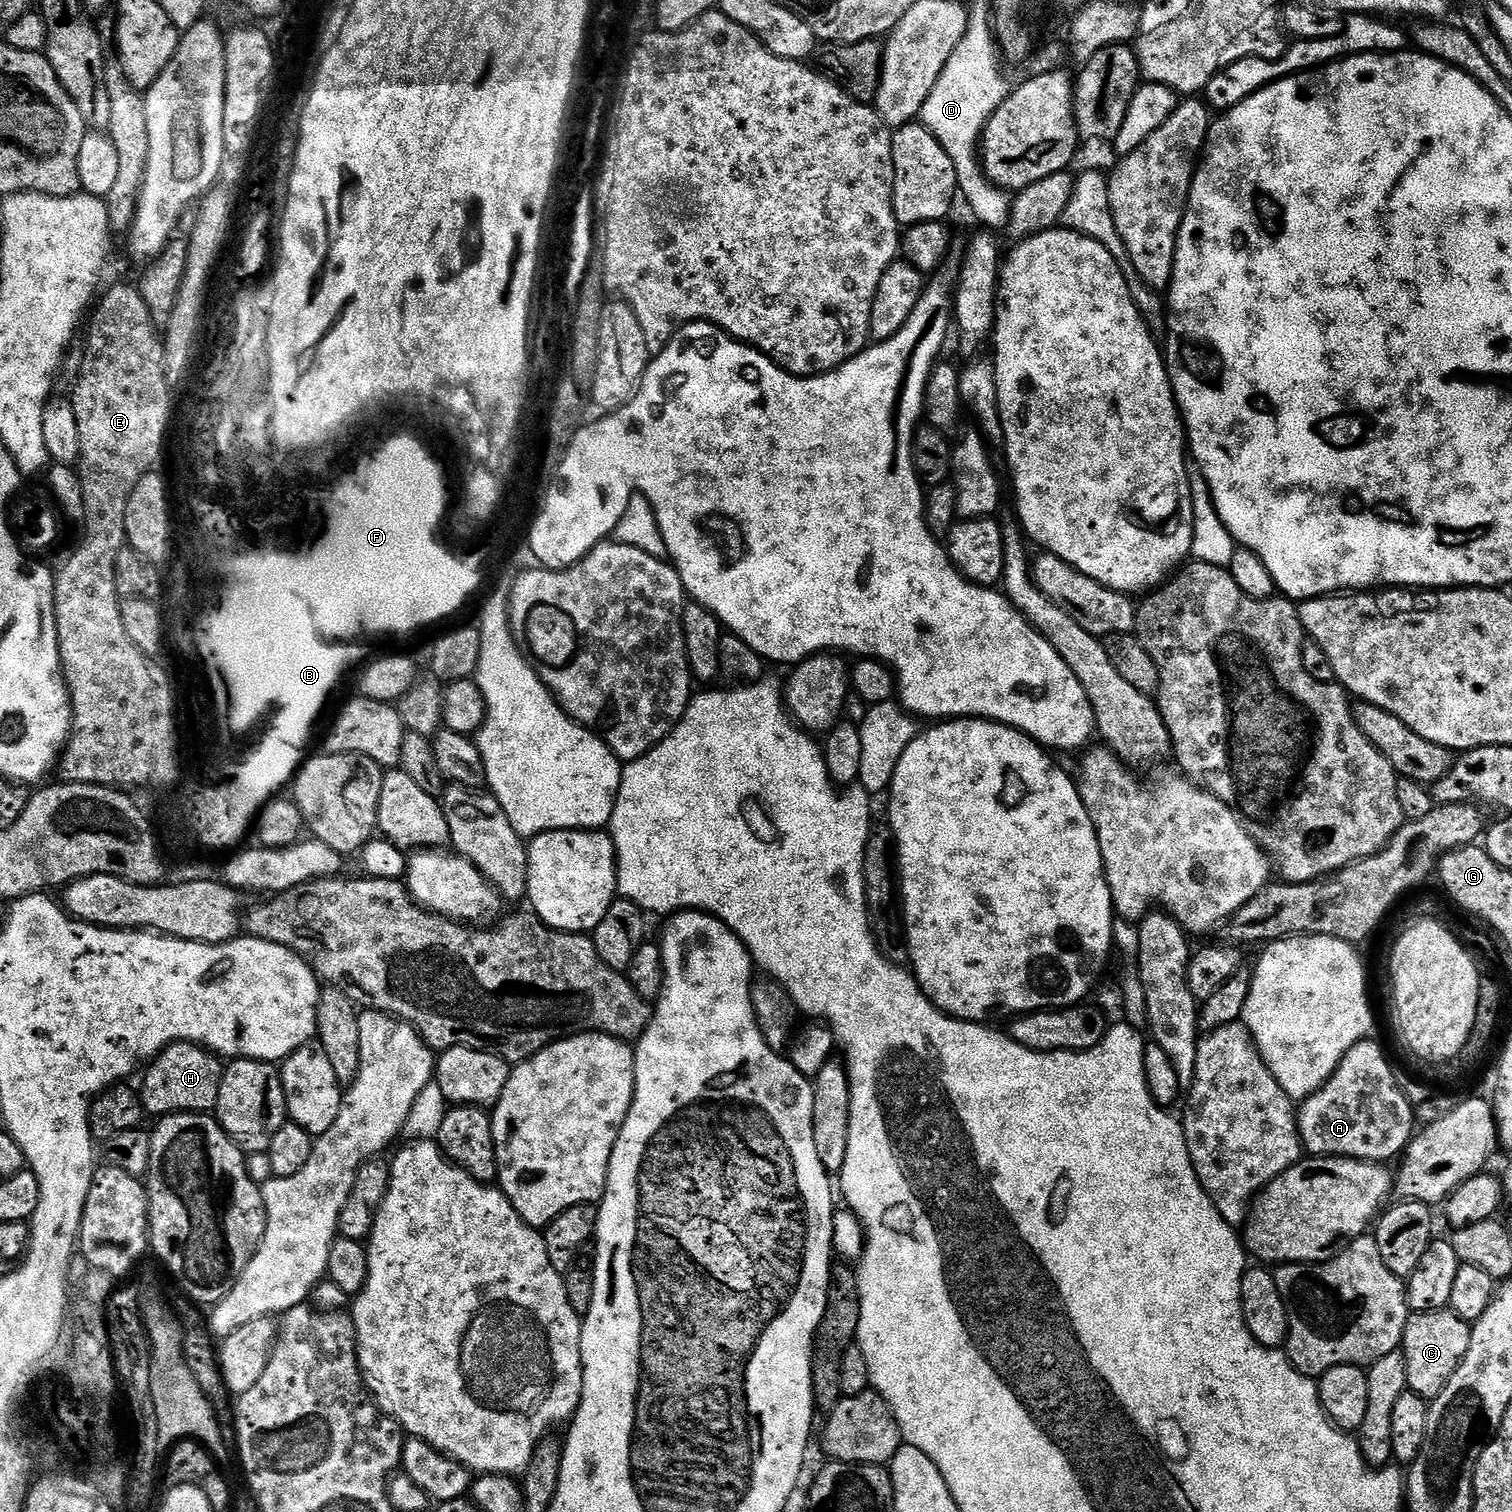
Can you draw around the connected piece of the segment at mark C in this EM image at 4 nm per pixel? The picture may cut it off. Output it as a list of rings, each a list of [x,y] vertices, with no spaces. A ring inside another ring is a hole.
[[[1447,1311],[1421,1312],[1413,1315],[1406,1326],[1406,1334],[1402,1345],[1402,1357],[1408,1367],[1407,1387],[1416,1396],[1421,1396],[1426,1402],[1432,1401],[1432,1394],[1438,1394],[1442,1390],[1442,1382],[1446,1382],[1446,1376],[1450,1370],[1454,1370],[1454,1364],[1462,1354],[1470,1350],[1470,1338],[1472,1324],[1461,1320],[1459,1316]]]

